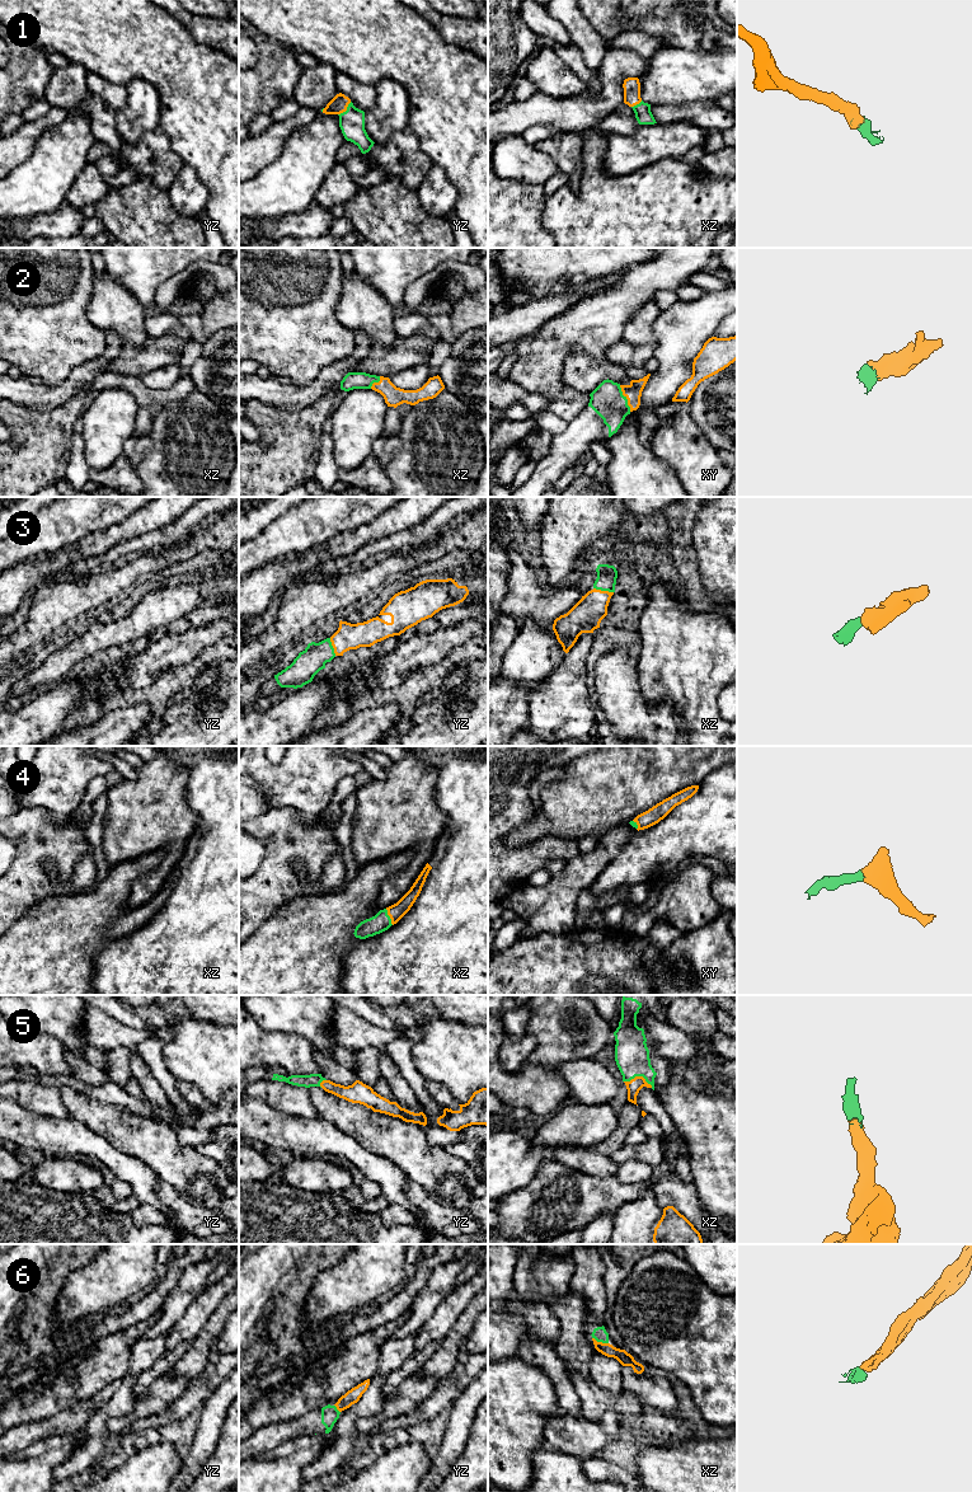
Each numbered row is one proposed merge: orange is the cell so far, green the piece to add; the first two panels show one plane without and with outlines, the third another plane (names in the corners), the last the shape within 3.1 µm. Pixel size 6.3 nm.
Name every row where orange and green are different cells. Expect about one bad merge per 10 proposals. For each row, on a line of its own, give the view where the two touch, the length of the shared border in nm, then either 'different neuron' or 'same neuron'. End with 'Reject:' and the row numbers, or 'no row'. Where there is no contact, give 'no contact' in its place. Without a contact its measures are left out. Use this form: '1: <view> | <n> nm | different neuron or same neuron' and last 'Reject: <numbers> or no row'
1: yz | 120 nm | same neuron
2: xy | 180 nm | same neuron
3: xz | 130 nm | same neuron
4: xz | 120 nm | same neuron
5: xz | 190 nm | same neuron
6: xz | 110 nm | same neuron
Reject: no row

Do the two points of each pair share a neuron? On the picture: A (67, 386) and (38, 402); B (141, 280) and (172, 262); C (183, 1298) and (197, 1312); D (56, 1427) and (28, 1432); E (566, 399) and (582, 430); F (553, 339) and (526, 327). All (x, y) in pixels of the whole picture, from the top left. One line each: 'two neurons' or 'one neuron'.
A: one neuron
B: one neuron
C: two neurons
D: one neuron
E: two neurons
F: two neurons

